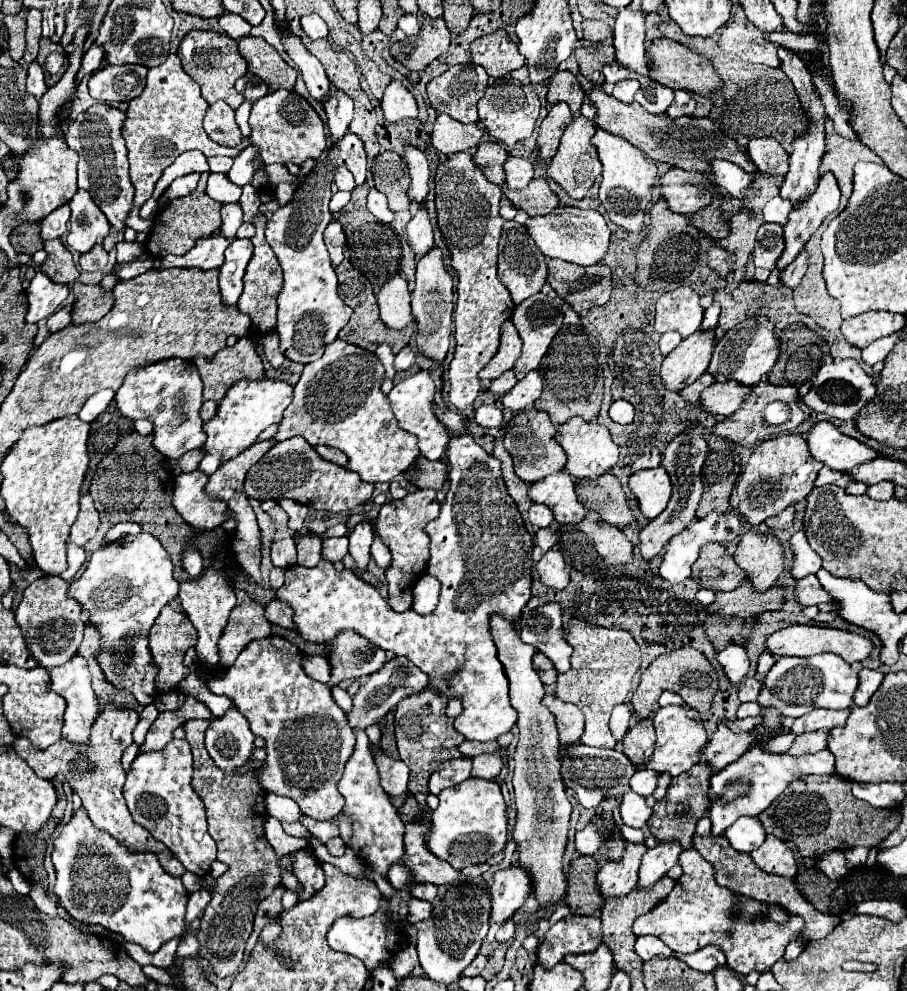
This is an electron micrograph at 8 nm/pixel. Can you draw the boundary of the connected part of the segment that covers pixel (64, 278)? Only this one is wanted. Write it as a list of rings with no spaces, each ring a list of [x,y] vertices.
[[[60,239],[44,241],[44,251],[48,253],[42,271],[56,283],[72,283],[78,279],[78,269],[74,267],[72,253],[62,245]]]

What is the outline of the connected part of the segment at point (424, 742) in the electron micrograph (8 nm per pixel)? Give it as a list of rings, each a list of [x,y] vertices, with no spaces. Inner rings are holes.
[[[426,687],[422,693],[410,695],[408,699],[402,699],[396,707],[396,741],[398,741],[398,753],[400,759],[410,767],[410,781],[408,781],[408,793],[426,807],[426,795],[428,795],[428,779],[432,771],[454,757],[460,757],[458,751],[464,737],[454,731],[454,719],[446,717],[446,697],[440,697],[434,689]]]

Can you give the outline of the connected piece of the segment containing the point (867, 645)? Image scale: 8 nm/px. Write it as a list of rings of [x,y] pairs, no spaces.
[[[792,625],[786,629],[780,629],[776,633],[772,633],[772,637],[766,641],[766,651],[772,653],[774,657],[784,657],[784,655],[792,655],[792,657],[812,657],[816,653],[836,653],[840,657],[846,659],[846,663],[860,663],[864,661],[870,651],[872,651],[872,643],[858,635],[858,633],[850,633],[850,631],[840,631],[840,629],[830,629],[830,627],[818,627],[818,625]]]

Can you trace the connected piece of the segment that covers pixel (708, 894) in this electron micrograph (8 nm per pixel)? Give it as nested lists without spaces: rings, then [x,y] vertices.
[[[694,849],[682,851],[680,865],[684,873],[676,881],[668,899],[658,903],[654,911],[636,919],[632,927],[632,933],[636,937],[654,935],[676,953],[696,953],[706,945],[718,945],[726,953],[728,967],[742,975],[746,975],[748,971],[762,971],[762,973],[770,971],[770,967],[784,955],[786,945],[792,939],[800,937],[804,921],[796,915],[790,915],[788,923],[776,923],[770,919],[744,921],[736,917],[734,915],[734,907],[738,907],[736,893],[716,883],[712,865]]]

